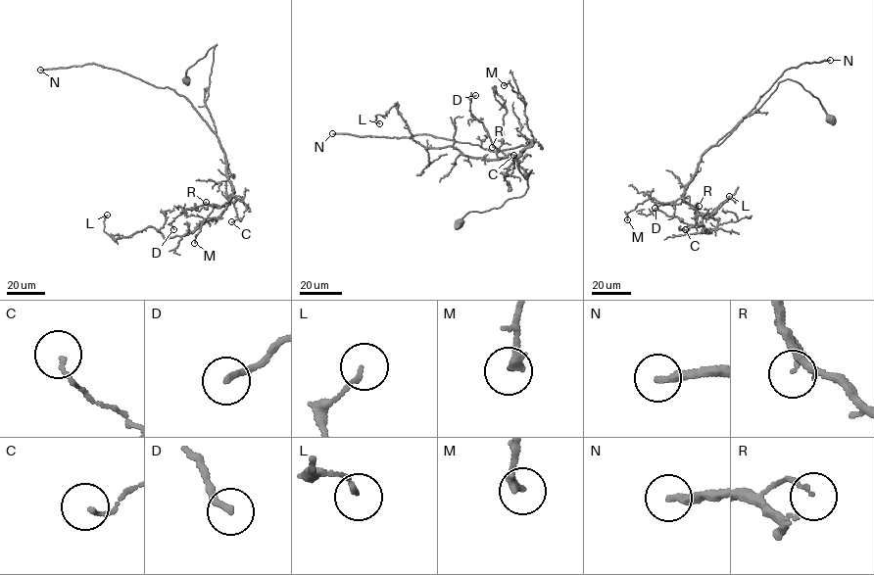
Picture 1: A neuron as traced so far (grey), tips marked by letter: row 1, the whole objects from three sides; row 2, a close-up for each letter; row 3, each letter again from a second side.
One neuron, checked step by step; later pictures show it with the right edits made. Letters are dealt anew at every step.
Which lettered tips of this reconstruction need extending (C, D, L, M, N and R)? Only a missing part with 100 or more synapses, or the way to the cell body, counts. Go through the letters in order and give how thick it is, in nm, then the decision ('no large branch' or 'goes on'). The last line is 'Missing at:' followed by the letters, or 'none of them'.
C: calibre 120 nm; no large branch
D: calibre 190 nm; no large branch
L: calibre 130 nm; no large branch
M: calibre 280 nm; no large branch
N: calibre 220 nm; goes on
R: calibre 100 nm; no large branch
Missing at: N

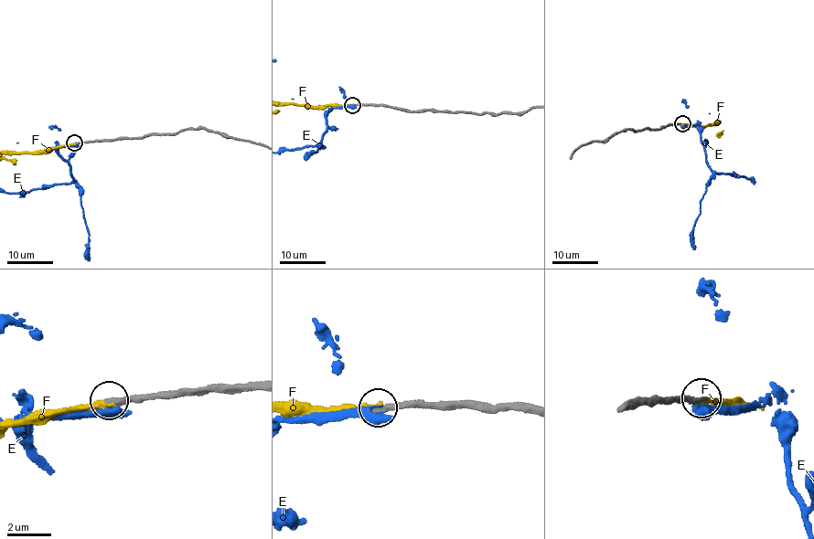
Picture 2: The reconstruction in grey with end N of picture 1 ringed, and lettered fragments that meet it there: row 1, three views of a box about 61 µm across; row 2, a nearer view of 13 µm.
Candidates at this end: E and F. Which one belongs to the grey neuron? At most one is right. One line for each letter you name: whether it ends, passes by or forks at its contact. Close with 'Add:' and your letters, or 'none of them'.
F: it ends
Add: F

